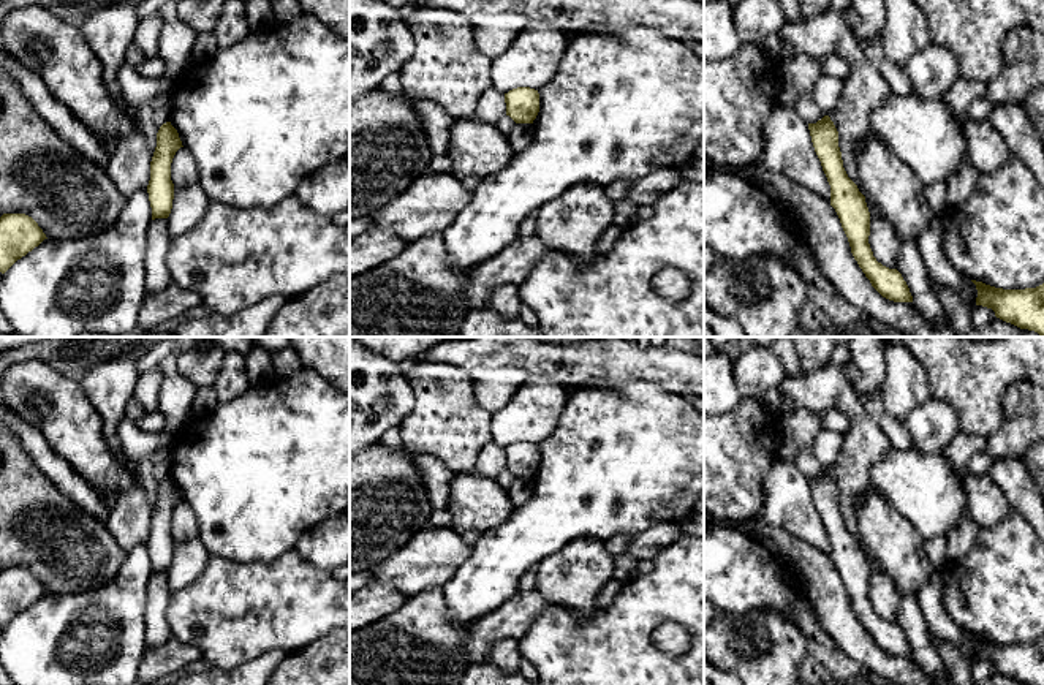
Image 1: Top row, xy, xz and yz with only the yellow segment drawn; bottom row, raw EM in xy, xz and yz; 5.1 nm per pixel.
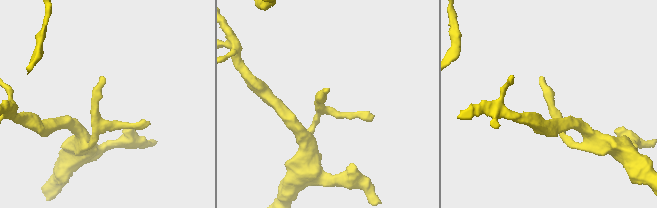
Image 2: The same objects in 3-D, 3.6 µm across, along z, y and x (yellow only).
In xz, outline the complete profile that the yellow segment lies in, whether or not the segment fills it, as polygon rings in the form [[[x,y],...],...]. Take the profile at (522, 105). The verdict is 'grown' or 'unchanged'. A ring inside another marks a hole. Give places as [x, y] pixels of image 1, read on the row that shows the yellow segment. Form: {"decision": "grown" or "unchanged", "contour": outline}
{"decision": "grown", "contour": [[[517,87],[505,93],[506,114],[495,123],[509,136],[517,123],[533,123],[539,112],[539,93],[530,87]]]}

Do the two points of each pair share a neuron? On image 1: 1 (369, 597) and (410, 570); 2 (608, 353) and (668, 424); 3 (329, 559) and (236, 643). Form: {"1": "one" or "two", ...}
{"1": "two", "2": "two", "3": "two"}

